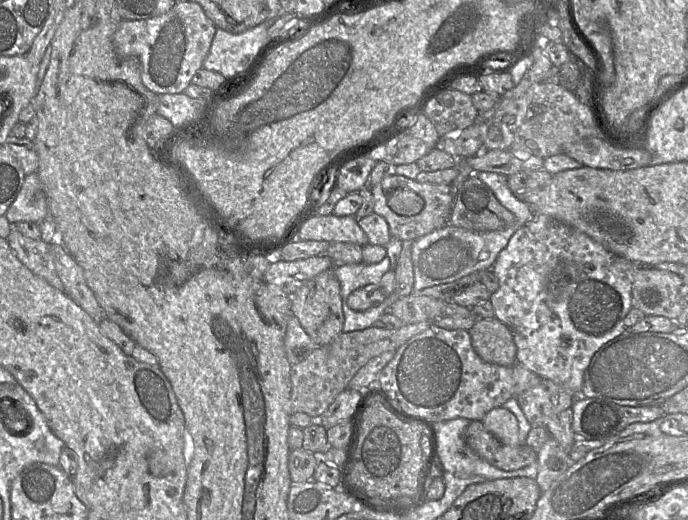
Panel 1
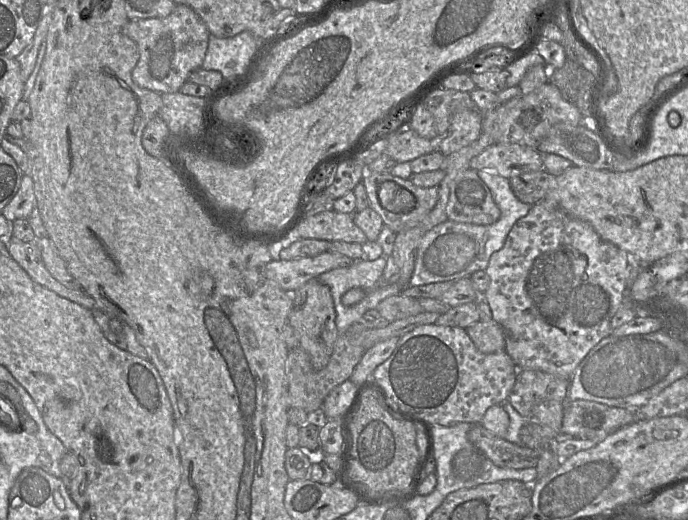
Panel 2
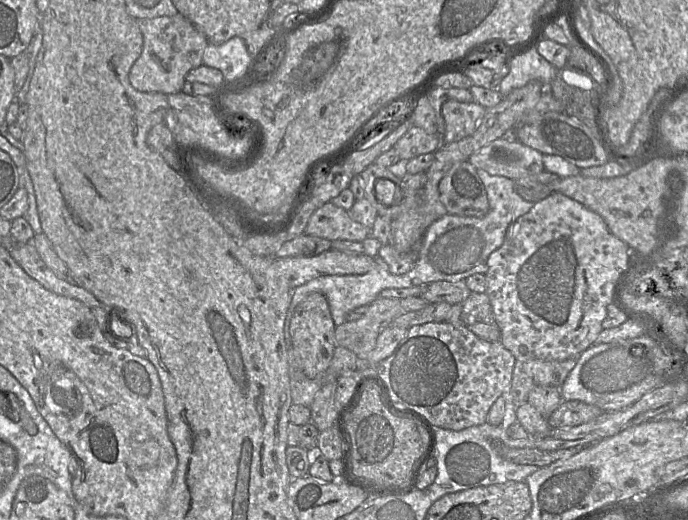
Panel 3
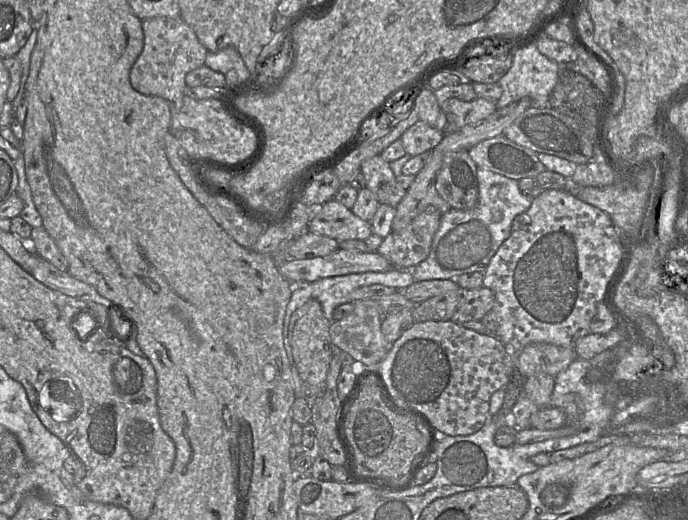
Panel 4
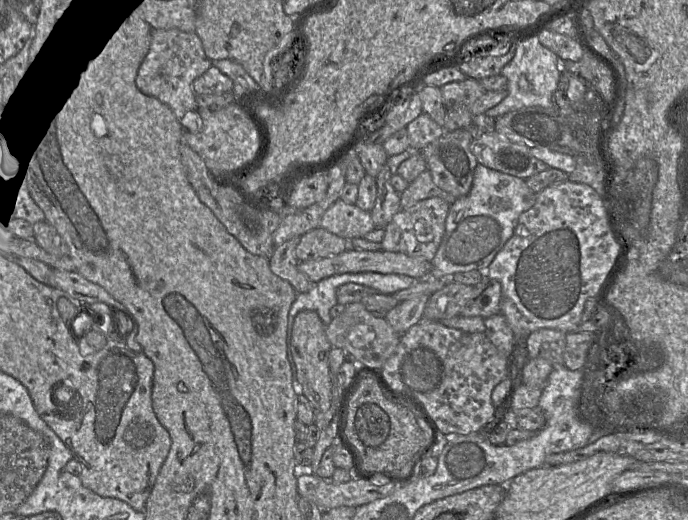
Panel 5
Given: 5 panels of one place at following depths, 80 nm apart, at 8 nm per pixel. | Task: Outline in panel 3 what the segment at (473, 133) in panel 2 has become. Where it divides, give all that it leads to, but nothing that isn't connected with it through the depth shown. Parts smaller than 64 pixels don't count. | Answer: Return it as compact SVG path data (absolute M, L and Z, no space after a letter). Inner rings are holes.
M448 100L442 105L445 133L442 143L449 144L472 135L487 109L477 102L462 103Z

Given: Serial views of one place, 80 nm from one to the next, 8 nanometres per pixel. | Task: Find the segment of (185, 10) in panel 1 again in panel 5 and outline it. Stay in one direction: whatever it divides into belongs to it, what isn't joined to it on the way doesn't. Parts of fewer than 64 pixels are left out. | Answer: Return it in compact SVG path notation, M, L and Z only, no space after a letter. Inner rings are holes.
M153 29L149 51L137 71L136 85L145 95L155 97L169 106L176 118L181 120L185 131L196 133L201 130L201 123L193 129L187 122L190 116L197 119L198 106L192 84L211 66L212 61L206 56L196 32Z

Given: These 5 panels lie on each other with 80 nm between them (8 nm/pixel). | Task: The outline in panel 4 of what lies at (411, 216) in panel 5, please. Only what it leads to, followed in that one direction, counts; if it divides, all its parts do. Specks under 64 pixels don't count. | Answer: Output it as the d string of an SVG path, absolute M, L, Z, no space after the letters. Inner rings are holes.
M433 206L427 207L399 232L386 236L377 252L398 270L410 270L428 257L442 214Z

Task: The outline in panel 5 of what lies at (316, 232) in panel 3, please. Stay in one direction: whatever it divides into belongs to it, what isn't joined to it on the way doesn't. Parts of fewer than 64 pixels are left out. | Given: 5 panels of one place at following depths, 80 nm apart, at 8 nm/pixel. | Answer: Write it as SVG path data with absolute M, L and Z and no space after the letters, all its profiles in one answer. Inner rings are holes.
M340 198L324 212L320 227L346 240L364 238L375 229L371 212L347 204Z

